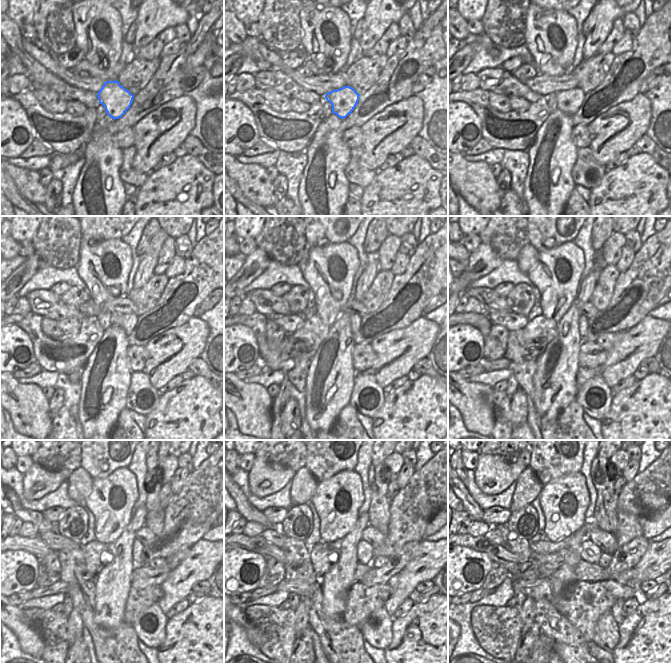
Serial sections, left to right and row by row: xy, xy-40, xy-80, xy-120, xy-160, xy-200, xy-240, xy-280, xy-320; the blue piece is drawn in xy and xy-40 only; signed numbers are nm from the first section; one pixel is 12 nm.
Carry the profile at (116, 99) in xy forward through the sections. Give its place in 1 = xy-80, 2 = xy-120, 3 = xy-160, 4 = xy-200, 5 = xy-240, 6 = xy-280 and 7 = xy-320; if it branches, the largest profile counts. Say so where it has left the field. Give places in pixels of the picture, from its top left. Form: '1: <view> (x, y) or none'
1: xy-80 (568, 101)
2: xy-120 (127, 322)
3: xy-160 (355, 319)
4: xy-200 (583, 320)
5: xy-240 (138, 554)
6: xy-280 (364, 550)
7: xy-320 (590, 552)

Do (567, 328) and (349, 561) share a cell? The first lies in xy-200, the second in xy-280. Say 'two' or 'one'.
one

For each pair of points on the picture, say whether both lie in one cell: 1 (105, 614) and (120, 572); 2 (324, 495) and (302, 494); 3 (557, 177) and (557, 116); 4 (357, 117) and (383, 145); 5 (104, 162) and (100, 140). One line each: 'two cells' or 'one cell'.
1: one cell
2: two cells
3: one cell
4: two cells
5: one cell

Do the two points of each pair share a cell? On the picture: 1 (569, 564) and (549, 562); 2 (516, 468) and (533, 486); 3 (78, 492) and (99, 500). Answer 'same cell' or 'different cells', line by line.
1: different cells
2: different cells
3: different cells

